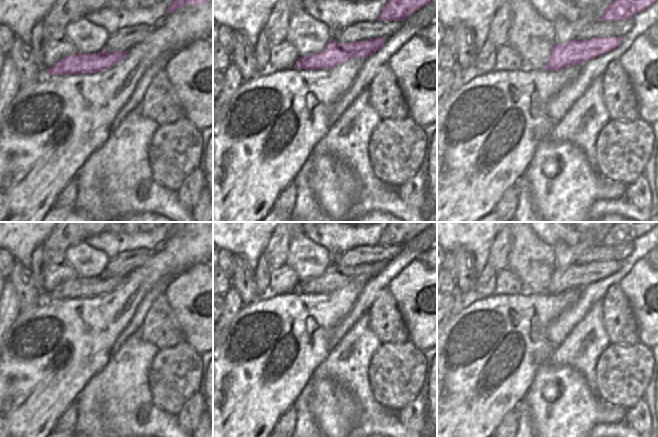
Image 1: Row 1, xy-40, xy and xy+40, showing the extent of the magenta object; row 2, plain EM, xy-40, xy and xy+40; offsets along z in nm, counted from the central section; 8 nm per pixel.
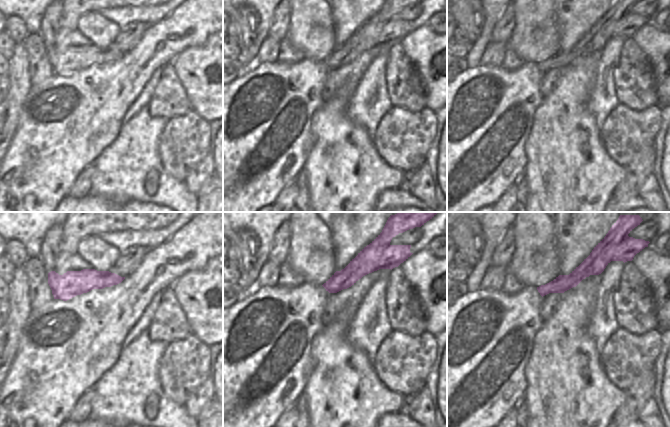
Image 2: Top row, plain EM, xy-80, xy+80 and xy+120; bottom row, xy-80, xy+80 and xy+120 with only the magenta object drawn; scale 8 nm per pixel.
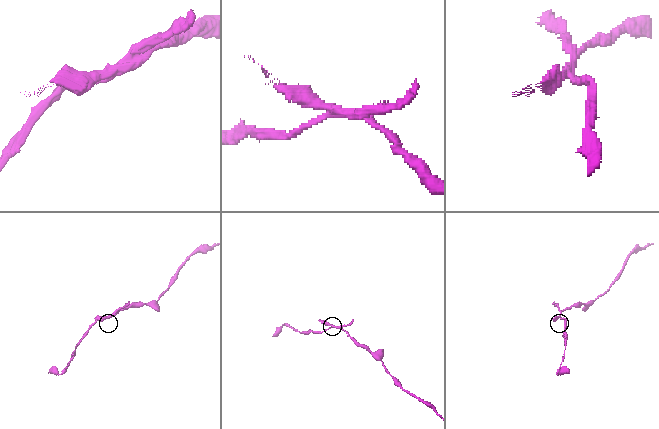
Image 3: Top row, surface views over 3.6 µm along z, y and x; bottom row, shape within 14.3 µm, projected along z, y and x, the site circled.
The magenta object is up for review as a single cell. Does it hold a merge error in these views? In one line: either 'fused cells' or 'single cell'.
fused cells

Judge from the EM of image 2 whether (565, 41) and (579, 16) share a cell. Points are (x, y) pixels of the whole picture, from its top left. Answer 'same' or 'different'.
same

